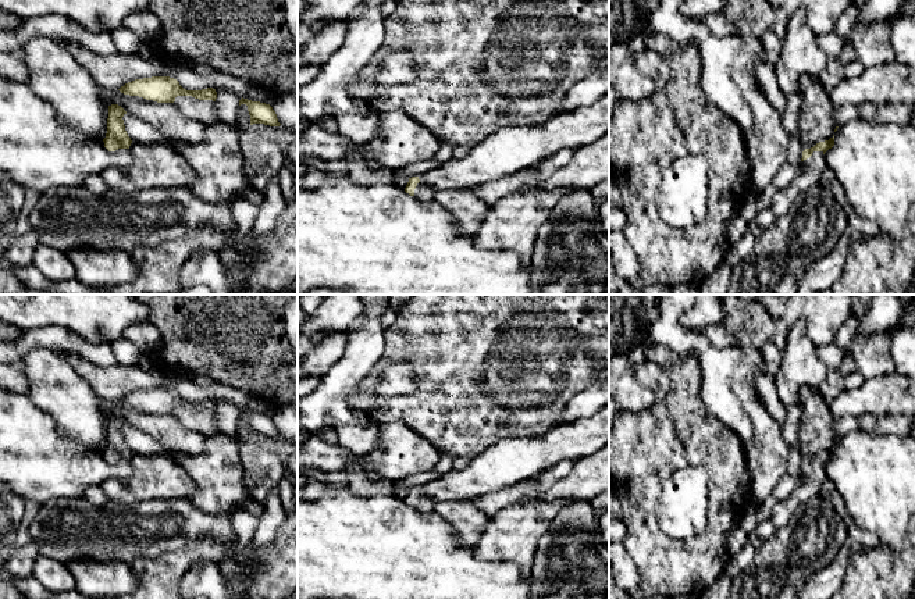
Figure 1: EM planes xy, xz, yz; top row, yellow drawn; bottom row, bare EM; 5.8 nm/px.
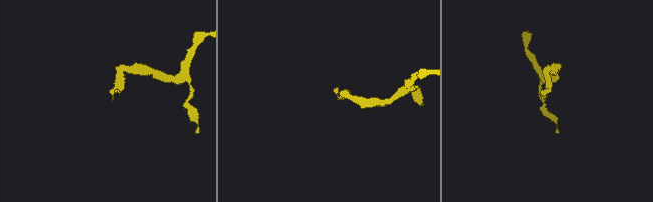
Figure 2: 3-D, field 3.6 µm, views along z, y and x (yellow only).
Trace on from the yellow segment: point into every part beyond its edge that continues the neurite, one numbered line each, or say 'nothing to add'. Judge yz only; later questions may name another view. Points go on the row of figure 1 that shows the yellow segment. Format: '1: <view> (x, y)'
1: yz (815, 166)

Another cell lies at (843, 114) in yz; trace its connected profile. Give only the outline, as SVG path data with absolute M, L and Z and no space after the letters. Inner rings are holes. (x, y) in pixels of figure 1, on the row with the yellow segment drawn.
M848 104L834 110L834 121L837 126L847 124L859 117L859 107Z

